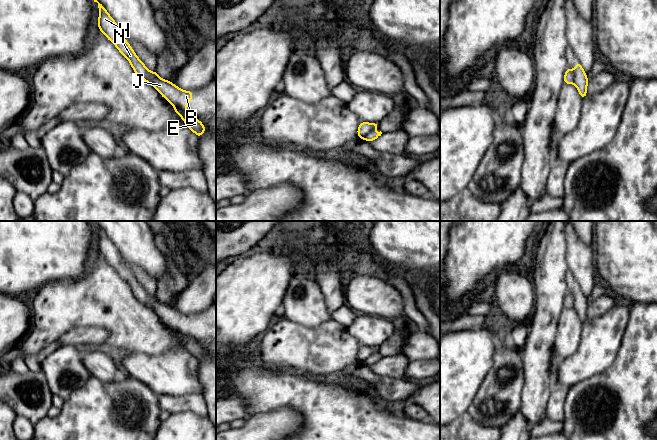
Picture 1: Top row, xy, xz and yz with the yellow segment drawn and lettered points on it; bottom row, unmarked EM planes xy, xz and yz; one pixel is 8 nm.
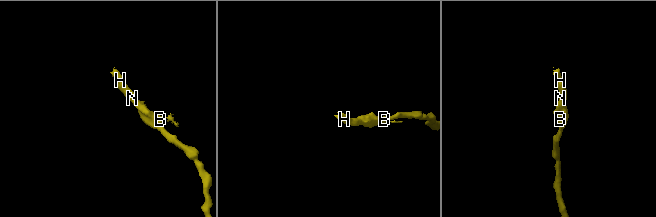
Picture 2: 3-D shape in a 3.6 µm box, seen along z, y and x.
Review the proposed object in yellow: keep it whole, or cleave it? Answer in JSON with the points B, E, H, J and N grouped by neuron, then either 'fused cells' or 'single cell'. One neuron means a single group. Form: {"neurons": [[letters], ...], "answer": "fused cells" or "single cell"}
{"neurons": [["B", "H", "J", "N"], ["E"]], "answer": "fused cells"}

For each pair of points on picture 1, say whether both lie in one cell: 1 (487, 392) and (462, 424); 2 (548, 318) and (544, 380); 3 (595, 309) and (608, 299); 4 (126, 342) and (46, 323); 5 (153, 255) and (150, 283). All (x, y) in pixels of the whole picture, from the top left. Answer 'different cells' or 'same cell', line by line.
1: different cells
2: same cell
3: same cell
4: same cell
5: different cells

